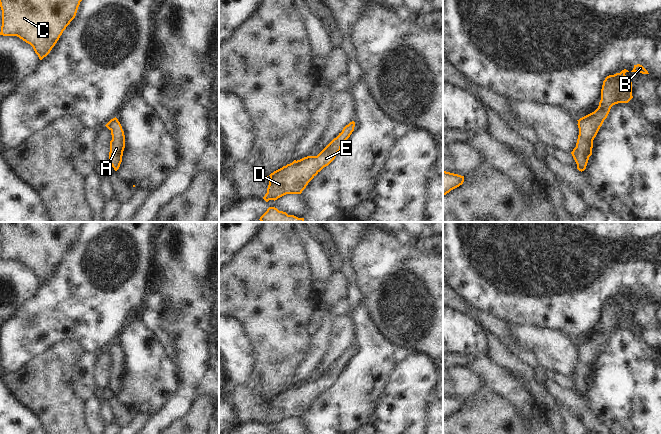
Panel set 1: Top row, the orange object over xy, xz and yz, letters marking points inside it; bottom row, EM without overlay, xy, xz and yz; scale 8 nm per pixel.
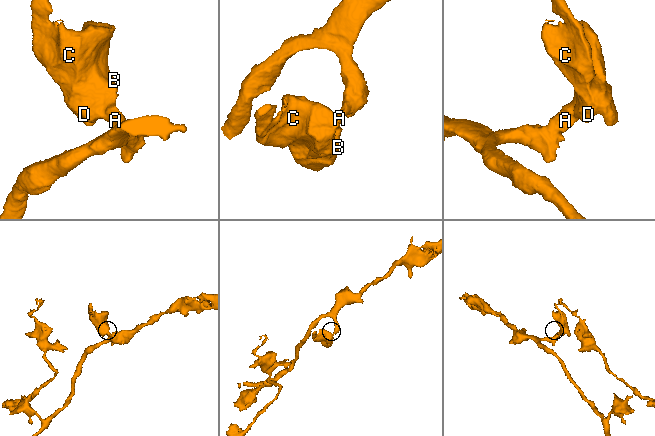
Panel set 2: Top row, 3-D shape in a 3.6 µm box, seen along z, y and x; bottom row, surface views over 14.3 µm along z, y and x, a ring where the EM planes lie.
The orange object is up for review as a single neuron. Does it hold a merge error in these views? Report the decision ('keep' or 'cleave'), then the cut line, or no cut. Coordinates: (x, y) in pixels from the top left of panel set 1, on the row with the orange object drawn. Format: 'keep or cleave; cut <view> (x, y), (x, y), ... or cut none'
keep; cut none

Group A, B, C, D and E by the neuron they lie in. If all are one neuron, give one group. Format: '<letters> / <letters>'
A B C D E

